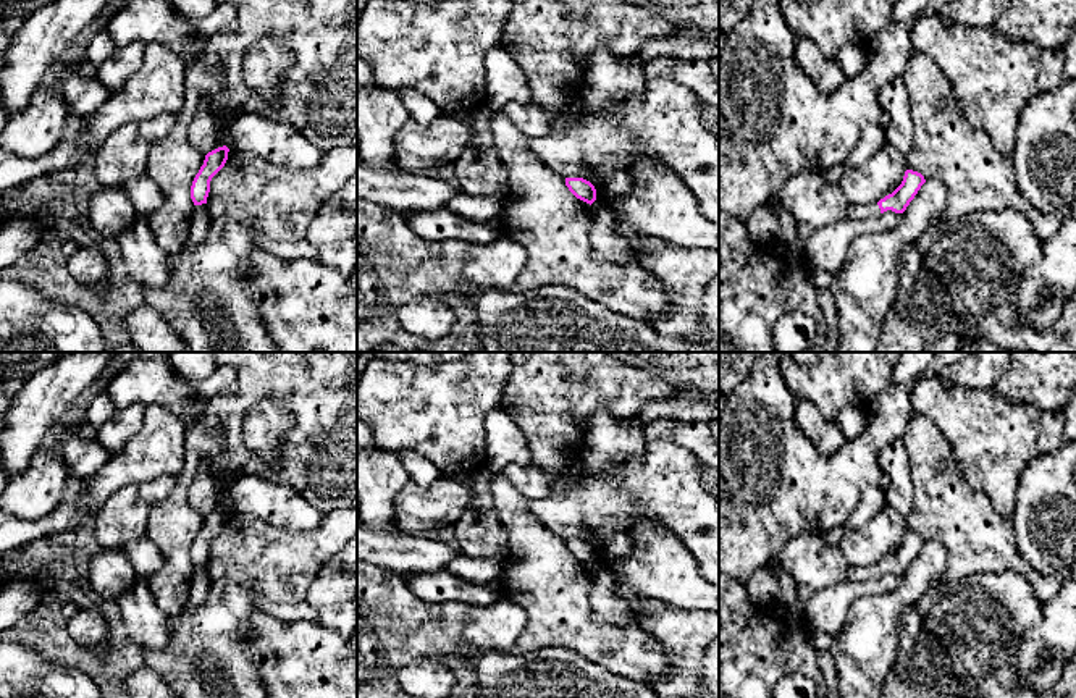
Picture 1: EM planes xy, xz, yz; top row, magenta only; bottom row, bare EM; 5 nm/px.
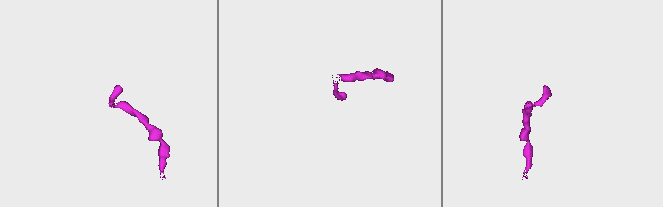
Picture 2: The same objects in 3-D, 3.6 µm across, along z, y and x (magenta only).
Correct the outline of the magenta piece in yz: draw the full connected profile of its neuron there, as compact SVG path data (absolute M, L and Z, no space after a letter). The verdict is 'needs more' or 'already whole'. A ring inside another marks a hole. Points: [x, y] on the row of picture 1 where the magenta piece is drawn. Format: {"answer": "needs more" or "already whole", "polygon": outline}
{"answer": "needs more", "polygon": "M906 170L902 184L889 196L874 204L848 207L848 218L868 220L887 210L903 213L910 202L914 199L921 186L926 183L924 176L918 171Z"}

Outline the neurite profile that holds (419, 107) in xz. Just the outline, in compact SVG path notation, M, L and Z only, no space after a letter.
M414 89L396 90L396 95L406 107L410 118L420 121L422 124L430 124L441 110L423 94Z

